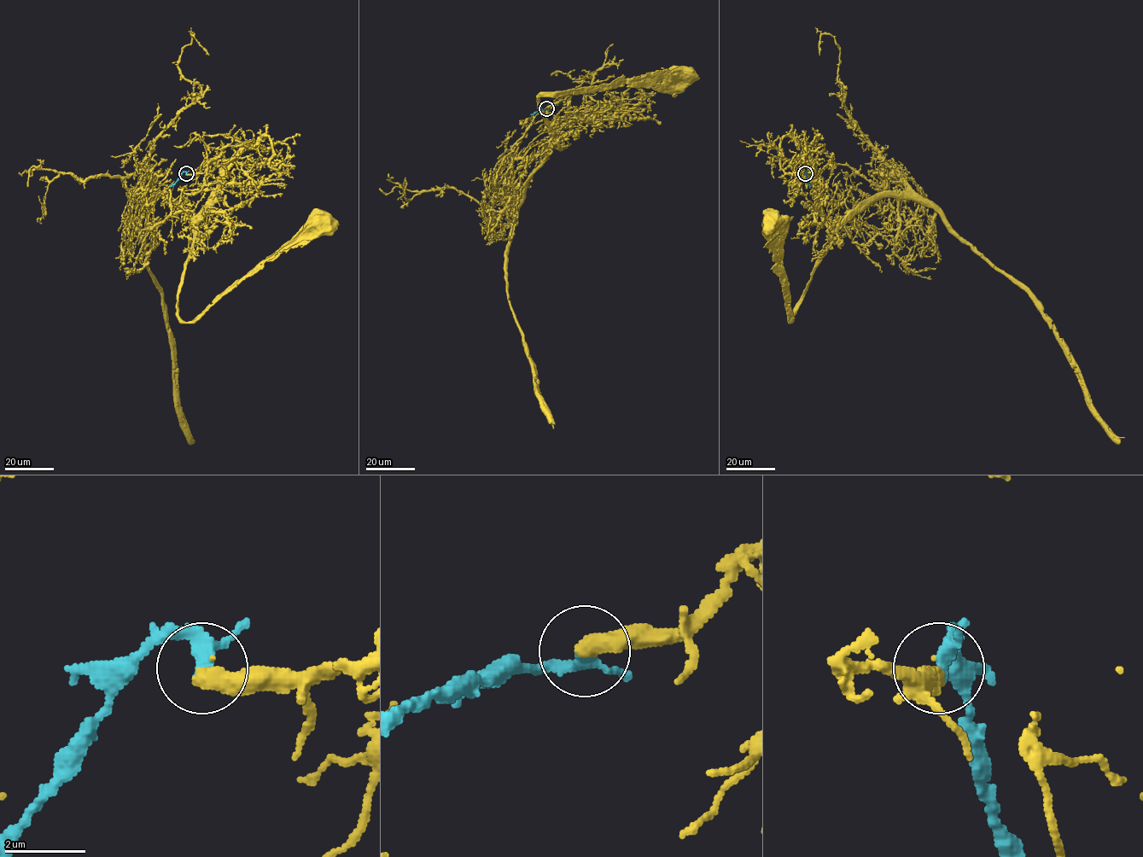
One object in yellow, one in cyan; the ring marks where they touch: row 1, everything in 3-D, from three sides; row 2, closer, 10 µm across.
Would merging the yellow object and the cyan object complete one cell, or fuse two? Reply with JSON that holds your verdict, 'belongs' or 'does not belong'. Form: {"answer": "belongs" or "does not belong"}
{"answer": "belongs"}

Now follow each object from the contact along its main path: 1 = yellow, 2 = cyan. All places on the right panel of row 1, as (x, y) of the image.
1: (804, 173), (793, 163), (813, 166), (829, 247), (790, 322), (778, 241), (766, 218)
2: (804, 173), (806, 171), (811, 187)

